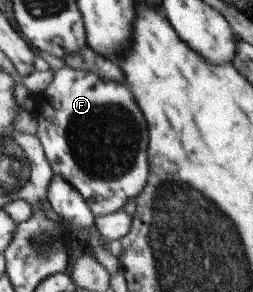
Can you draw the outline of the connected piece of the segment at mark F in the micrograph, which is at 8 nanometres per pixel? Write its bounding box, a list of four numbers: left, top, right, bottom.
[34,67,148,217]

